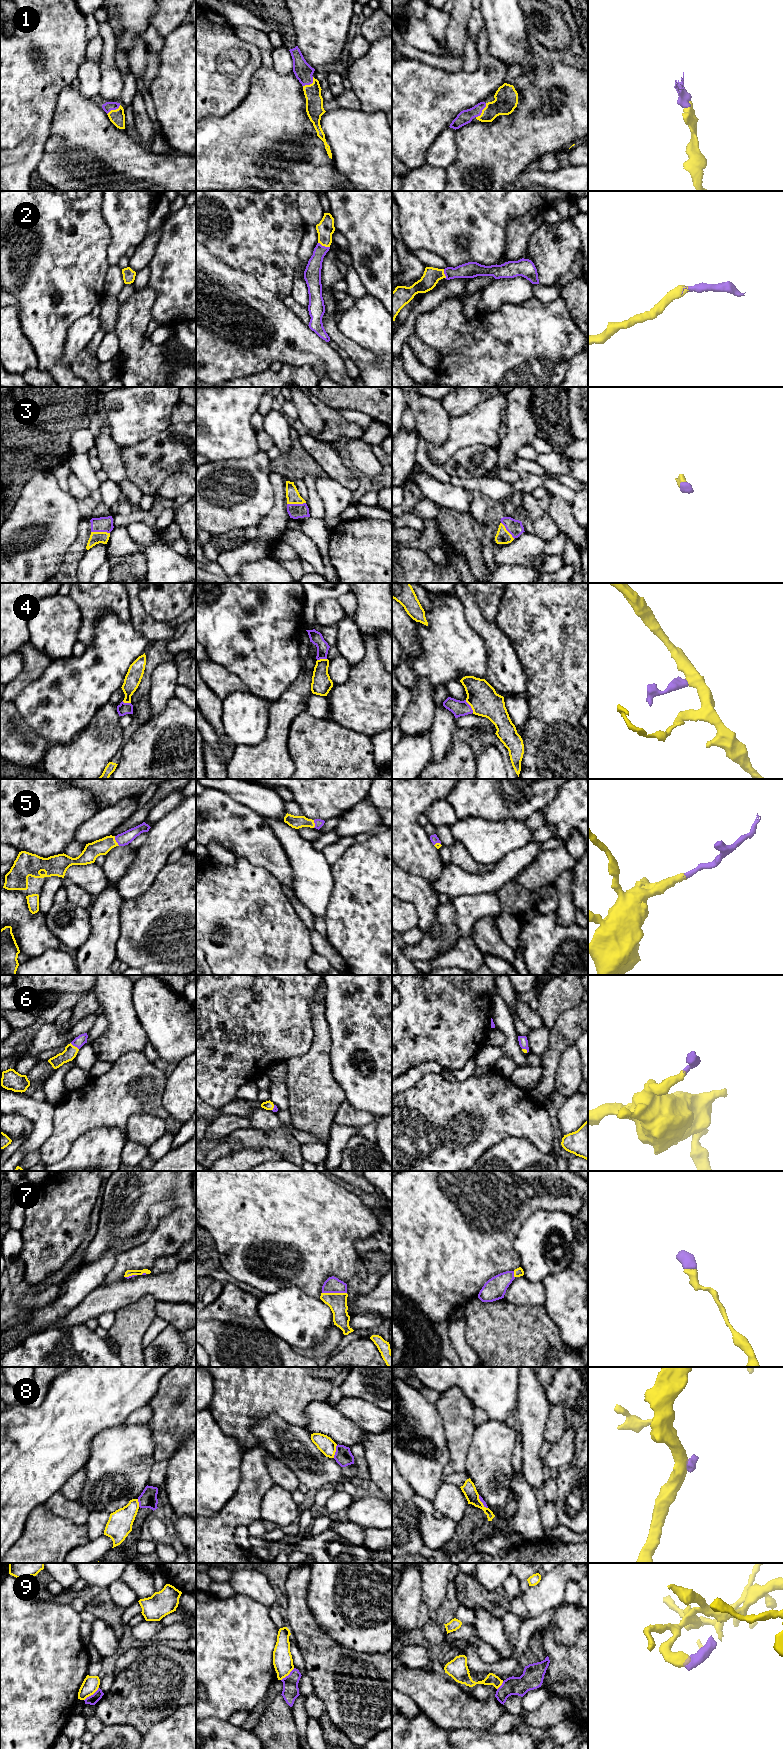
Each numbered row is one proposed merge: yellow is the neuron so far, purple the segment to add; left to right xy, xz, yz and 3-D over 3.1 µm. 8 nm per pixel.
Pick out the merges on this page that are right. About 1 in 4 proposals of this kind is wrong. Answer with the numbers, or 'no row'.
1, 2, 3, 4, 5, 6, 7

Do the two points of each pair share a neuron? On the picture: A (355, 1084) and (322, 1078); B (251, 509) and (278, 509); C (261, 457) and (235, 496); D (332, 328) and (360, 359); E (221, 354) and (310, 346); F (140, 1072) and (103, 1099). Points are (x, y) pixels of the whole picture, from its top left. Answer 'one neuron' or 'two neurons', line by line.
A: two neurons
B: two neurons
C: one neuron
D: one neuron
E: one neuron
F: one neuron

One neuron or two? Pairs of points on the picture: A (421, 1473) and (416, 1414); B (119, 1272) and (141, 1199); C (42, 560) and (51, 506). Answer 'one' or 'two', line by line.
A: one
B: one
C: one

